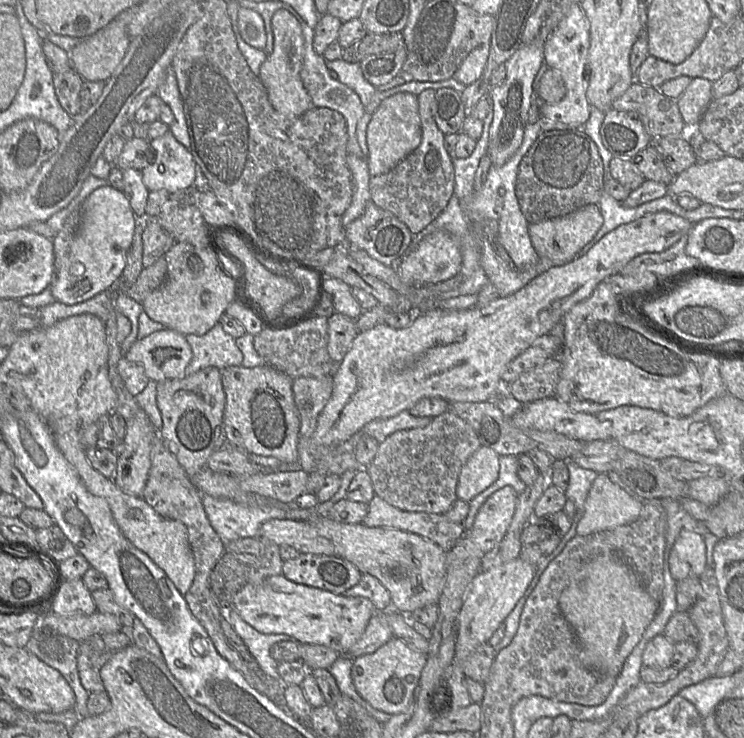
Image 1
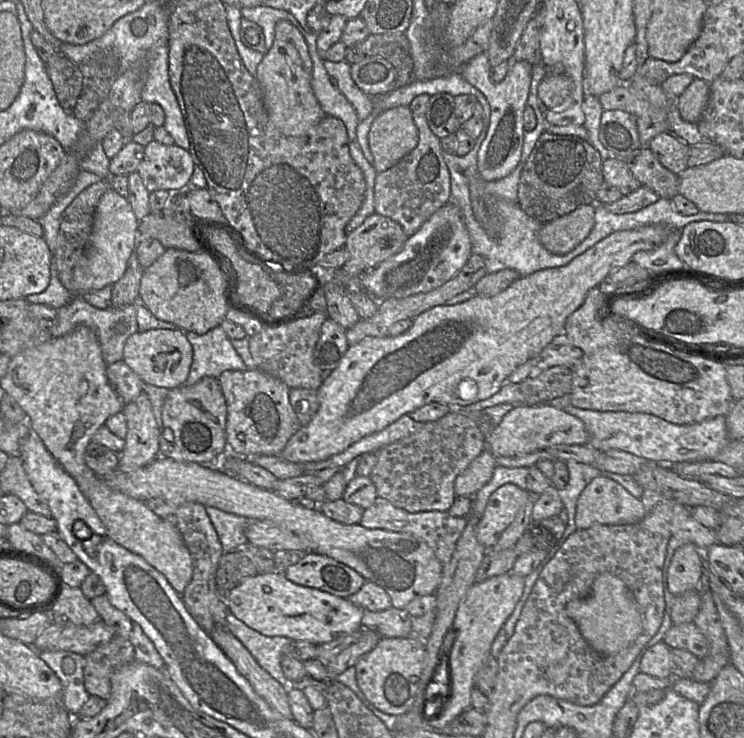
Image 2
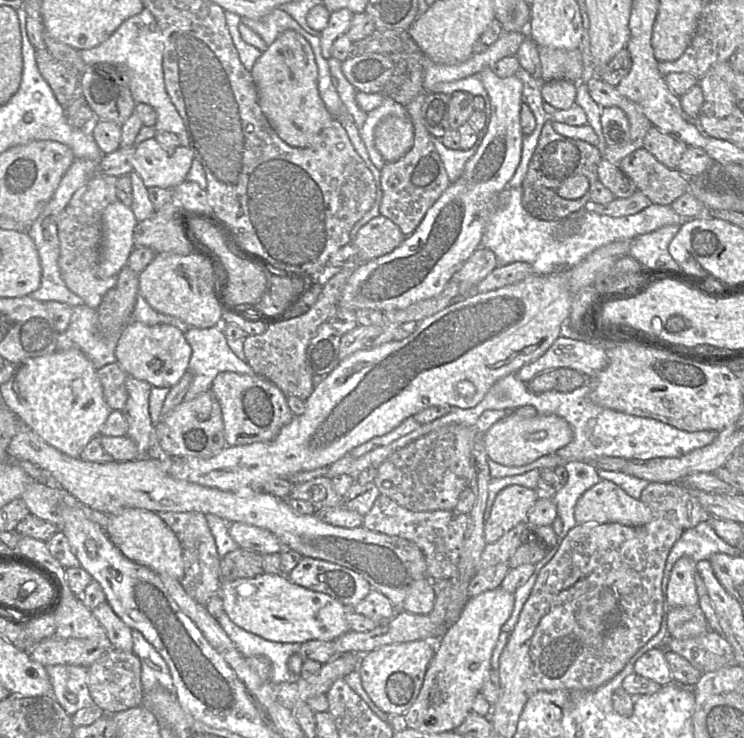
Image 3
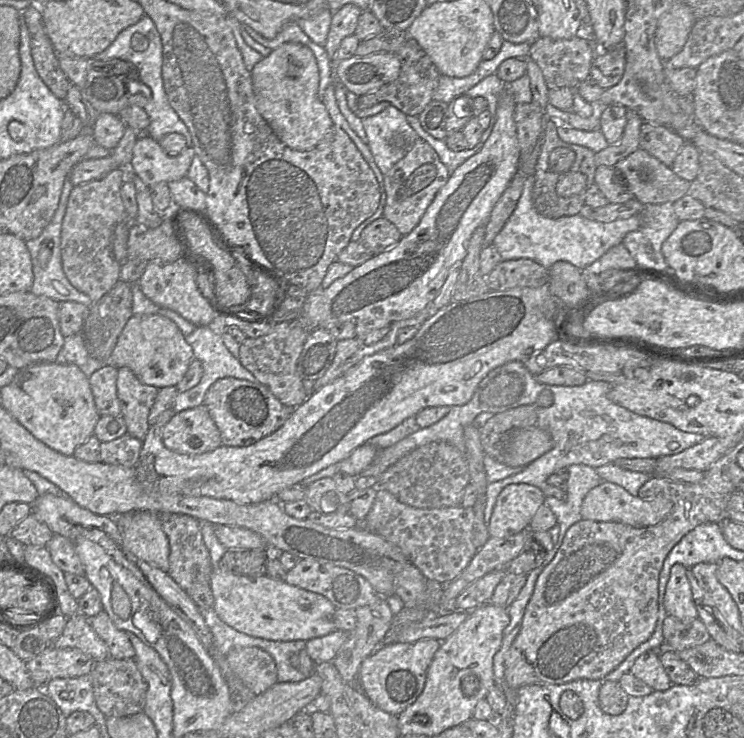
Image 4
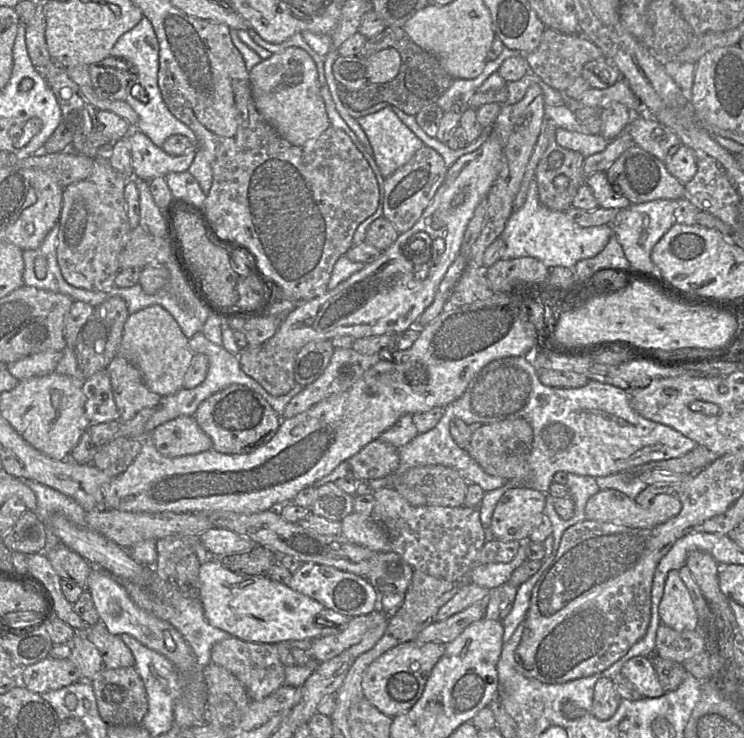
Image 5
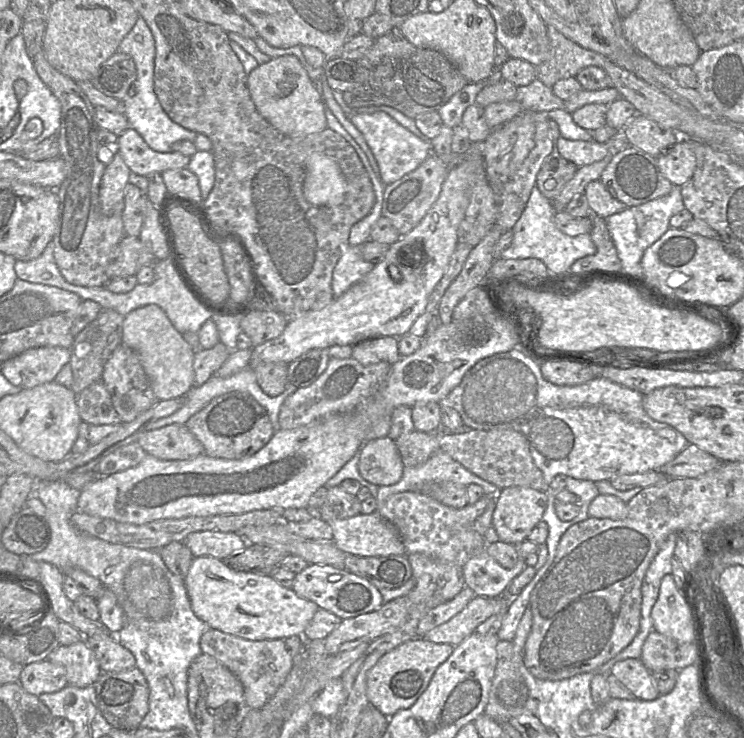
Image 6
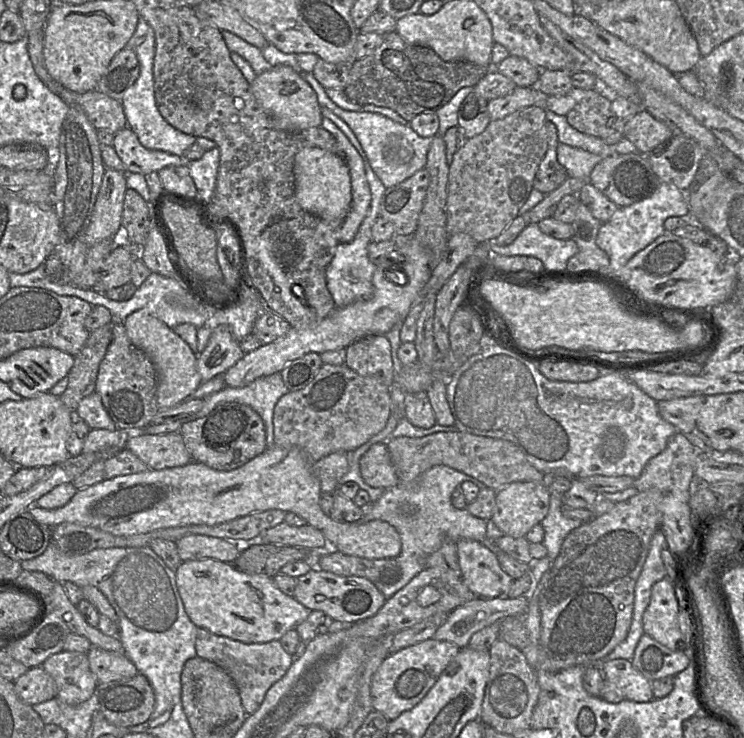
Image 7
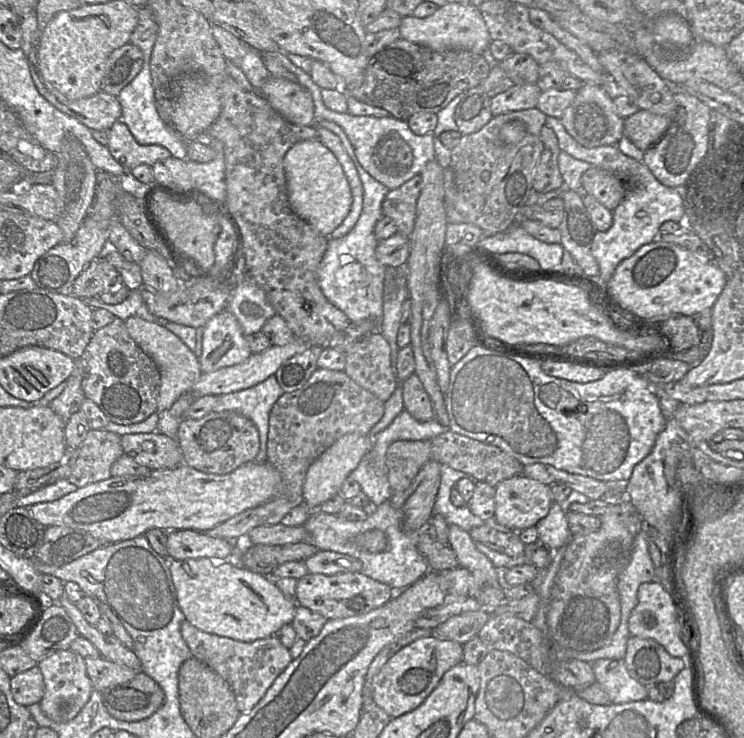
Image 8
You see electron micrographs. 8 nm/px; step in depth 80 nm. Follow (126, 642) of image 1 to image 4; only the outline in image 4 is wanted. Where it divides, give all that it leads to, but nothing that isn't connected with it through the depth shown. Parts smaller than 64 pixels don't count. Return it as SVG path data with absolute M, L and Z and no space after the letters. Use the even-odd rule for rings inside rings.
M108 657L101 662L96 662L90 676L96 705L106 718L127 717L143 712L146 683L134 659L117 660Z

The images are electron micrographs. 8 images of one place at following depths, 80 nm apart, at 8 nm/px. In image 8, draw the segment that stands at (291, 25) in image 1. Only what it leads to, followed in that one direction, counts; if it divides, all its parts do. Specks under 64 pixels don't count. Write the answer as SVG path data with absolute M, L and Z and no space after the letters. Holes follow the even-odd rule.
M270 76L261 86L259 93L287 121L302 126L313 125L313 98L300 84Z

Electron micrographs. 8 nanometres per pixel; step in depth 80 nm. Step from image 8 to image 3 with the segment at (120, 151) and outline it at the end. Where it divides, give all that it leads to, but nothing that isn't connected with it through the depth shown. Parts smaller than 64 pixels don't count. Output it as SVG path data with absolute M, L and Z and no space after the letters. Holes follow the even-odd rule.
M154 138L136 146L133 172L136 172L147 188L159 187L172 190L185 180L194 159L189 147L179 146L170 151Z

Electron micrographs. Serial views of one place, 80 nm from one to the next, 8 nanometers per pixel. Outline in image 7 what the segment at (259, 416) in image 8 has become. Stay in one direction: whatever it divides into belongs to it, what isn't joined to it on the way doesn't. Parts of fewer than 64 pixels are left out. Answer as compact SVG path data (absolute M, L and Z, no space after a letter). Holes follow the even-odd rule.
M280 372L255 379L246 386L223 389L204 398L202 409L194 415L195 419L206 416L218 405L238 402L250 406L263 420L266 430L267 448L274 446L273 415L278 400L290 392L283 383Z

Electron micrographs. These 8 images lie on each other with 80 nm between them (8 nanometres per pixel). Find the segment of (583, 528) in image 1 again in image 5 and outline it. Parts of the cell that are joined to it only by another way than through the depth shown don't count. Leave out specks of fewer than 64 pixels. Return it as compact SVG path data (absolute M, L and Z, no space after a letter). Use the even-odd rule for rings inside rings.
M599 490L586 503L587 520L615 522L631 528L651 528L666 522L681 510L681 503L673 496L656 496L648 507L640 507L624 493Z

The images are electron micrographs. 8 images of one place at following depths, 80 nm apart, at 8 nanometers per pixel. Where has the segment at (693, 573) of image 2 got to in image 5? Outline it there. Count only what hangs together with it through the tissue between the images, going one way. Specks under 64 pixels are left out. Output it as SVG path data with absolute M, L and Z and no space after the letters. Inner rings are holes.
M679 570L668 573L659 605L659 616L661 624L676 631L693 631L699 628L699 615Z

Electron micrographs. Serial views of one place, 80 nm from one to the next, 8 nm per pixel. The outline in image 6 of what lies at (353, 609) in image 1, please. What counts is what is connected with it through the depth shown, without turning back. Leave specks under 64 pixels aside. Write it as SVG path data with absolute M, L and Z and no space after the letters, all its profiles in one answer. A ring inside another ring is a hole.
M194 557L183 580L195 615L211 629L248 641L285 640L300 636L319 607L300 598L292 588L278 584L271 575L235 571L223 560Z

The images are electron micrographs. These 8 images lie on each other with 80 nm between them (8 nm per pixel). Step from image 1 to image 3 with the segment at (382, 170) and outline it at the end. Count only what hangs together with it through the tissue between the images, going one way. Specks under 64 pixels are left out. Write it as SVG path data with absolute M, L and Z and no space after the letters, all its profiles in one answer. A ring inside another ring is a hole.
M409 115L408 118L384 118L375 129L374 143L386 163L403 157L414 143L414 127Z

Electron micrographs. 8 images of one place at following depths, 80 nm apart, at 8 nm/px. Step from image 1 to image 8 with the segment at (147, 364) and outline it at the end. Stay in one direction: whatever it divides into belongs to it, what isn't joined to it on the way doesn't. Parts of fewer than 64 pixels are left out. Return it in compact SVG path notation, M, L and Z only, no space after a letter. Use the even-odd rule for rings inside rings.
M137 316L125 320L130 337L155 362L160 372L160 391L157 412L170 409L185 393L191 392L192 386L202 375L199 359L182 340L164 326L149 322Z

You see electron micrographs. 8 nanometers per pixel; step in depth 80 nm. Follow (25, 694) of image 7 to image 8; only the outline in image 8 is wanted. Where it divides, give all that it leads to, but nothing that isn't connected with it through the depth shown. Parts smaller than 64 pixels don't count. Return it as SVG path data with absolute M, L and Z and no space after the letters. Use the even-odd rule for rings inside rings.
M37 665L11 677L10 687L14 700L25 707L39 703L45 692L44 678Z

